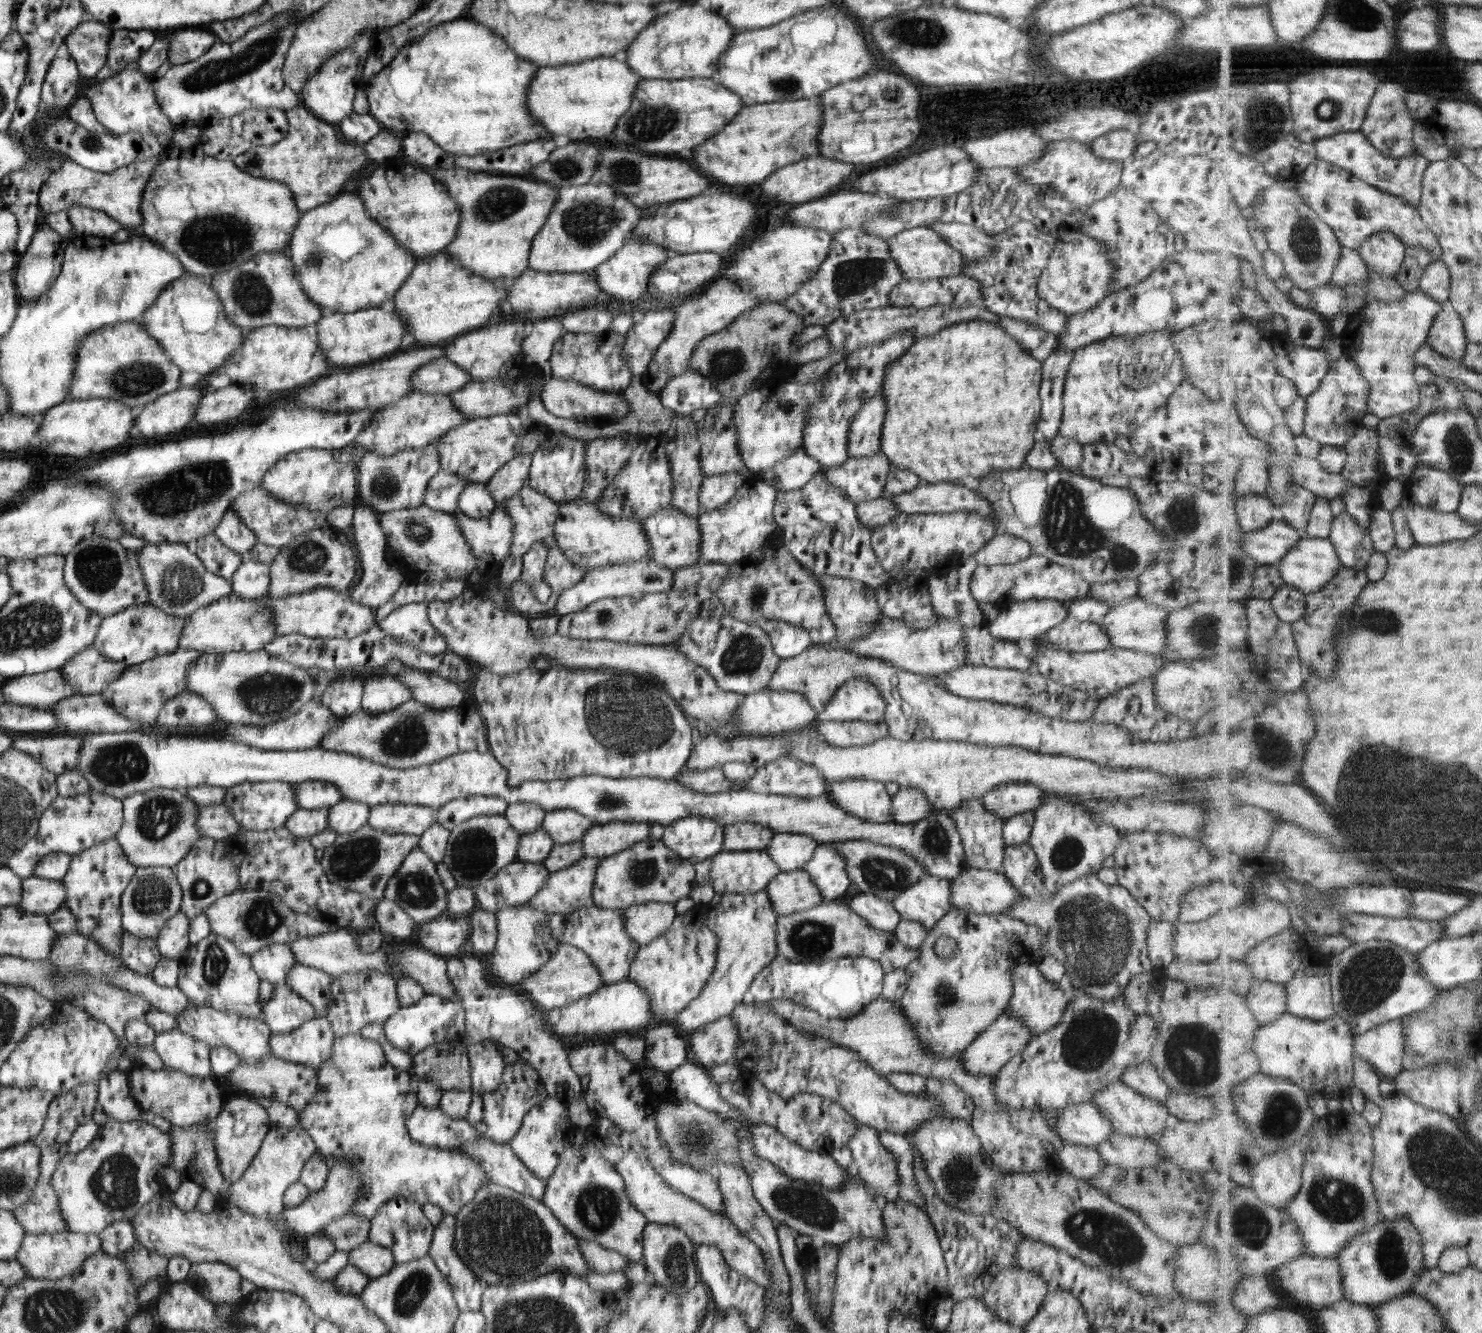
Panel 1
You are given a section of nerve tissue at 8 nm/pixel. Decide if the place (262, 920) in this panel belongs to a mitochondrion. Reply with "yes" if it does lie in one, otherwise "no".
yes

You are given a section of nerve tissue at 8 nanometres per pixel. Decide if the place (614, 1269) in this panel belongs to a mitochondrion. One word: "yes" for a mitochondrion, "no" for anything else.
no

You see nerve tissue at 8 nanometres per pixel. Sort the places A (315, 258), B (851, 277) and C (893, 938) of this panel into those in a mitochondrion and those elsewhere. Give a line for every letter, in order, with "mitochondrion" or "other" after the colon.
A: mitochondrion
B: mitochondrion
C: other

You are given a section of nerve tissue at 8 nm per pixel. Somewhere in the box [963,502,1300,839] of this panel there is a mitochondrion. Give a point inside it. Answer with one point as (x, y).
(1273, 749)

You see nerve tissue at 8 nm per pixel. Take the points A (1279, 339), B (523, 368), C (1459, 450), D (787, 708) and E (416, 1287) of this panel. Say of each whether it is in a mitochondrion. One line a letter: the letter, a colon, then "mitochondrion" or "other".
A: other
B: other
C: mitochondrion
D: other
E: mitochondrion

